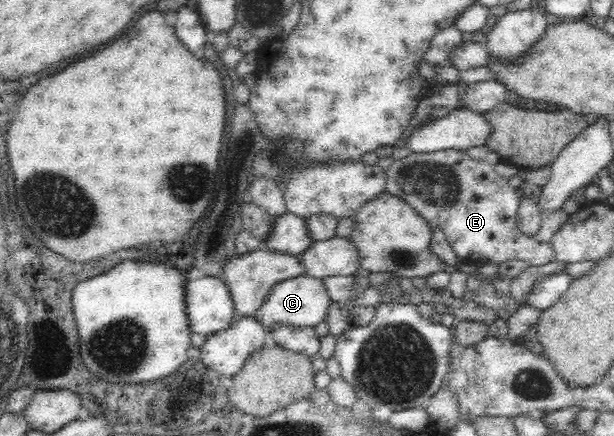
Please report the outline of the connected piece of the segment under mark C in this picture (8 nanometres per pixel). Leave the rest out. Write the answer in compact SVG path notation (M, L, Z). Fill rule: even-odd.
M306 274L278 283L253 317L260 320L266 331L276 324L315 327L326 319L332 302L326 282L322 278Z

